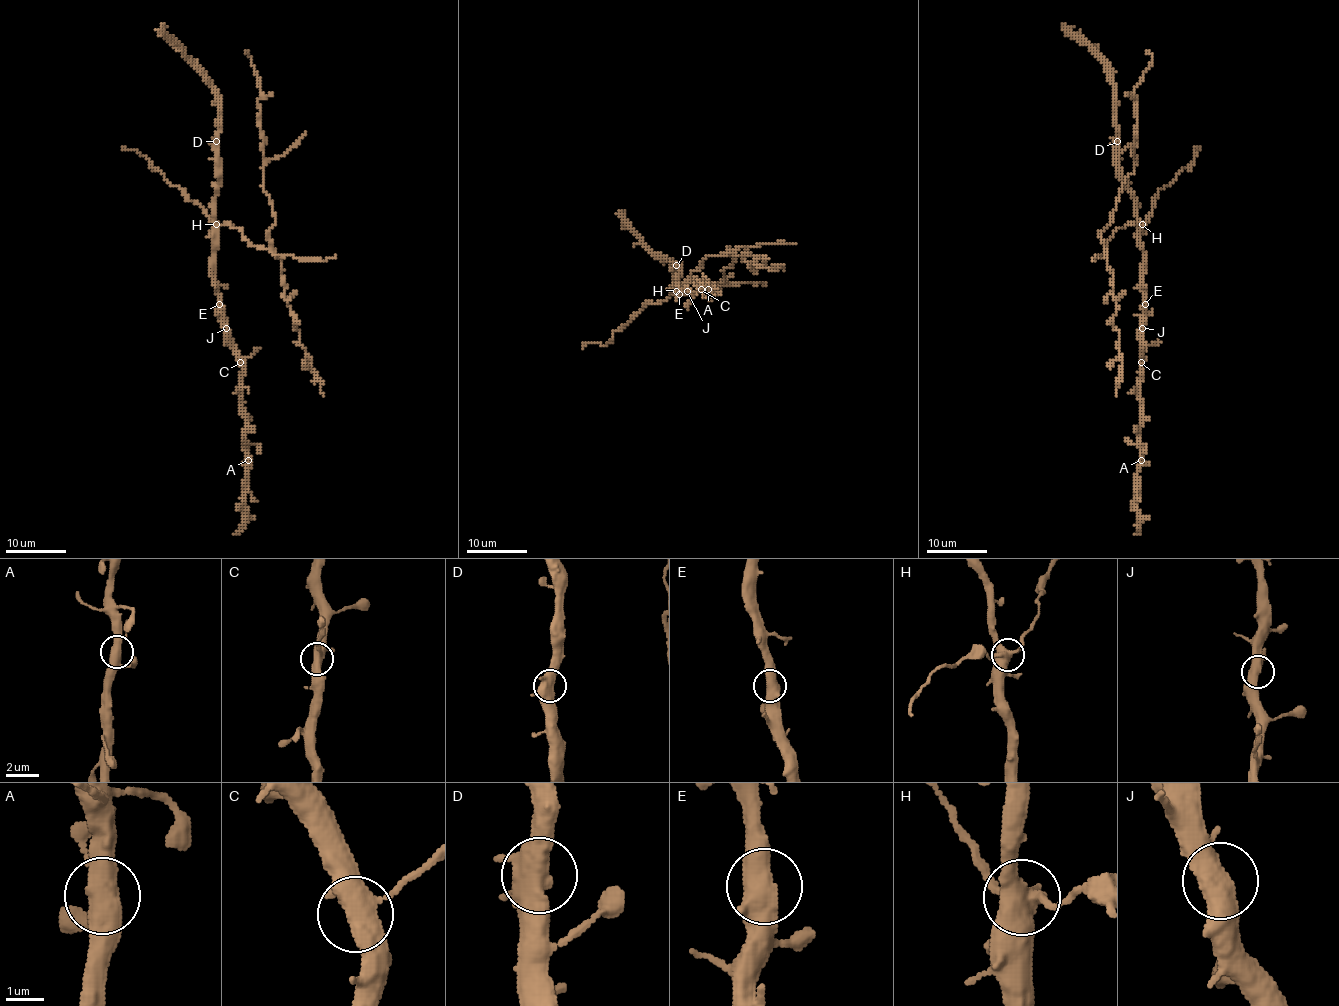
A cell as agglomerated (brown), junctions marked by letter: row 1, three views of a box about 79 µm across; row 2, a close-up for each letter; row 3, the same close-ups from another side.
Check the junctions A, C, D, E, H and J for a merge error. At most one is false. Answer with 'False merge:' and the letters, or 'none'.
False merge: H

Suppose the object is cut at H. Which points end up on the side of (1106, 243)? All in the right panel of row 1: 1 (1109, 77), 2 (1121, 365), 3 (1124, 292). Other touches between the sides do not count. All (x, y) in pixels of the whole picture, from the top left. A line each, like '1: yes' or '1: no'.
1: no
2: yes
3: yes

